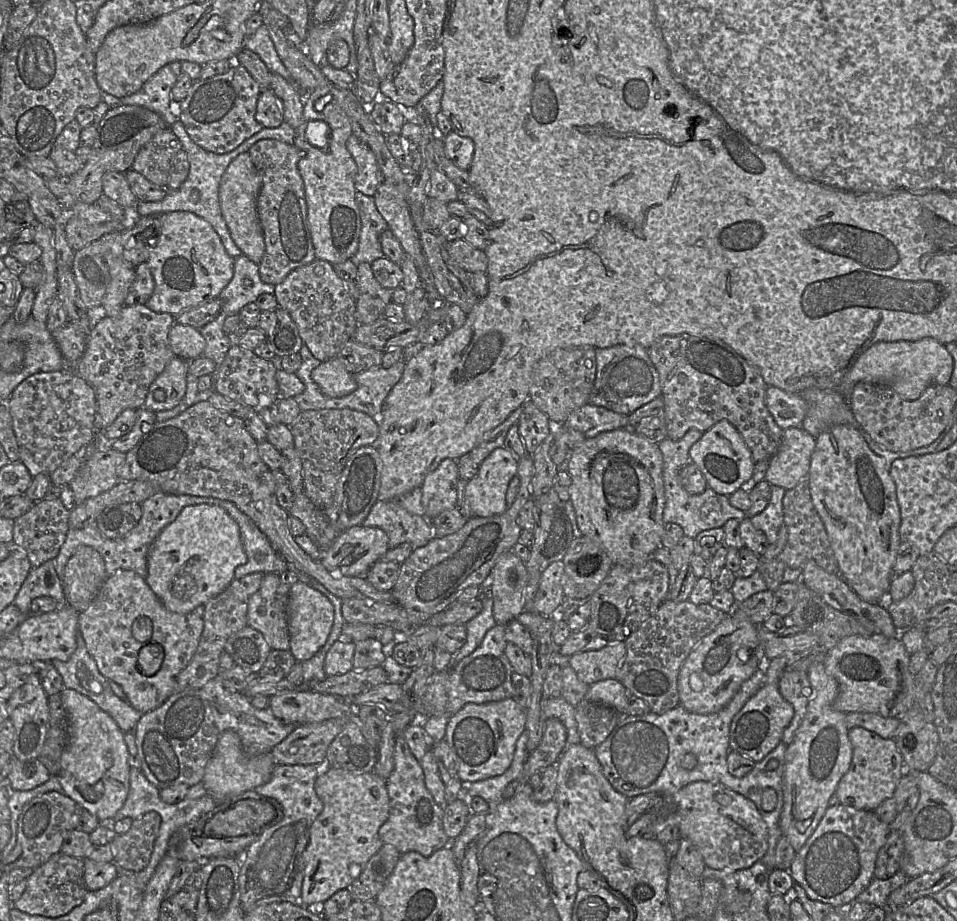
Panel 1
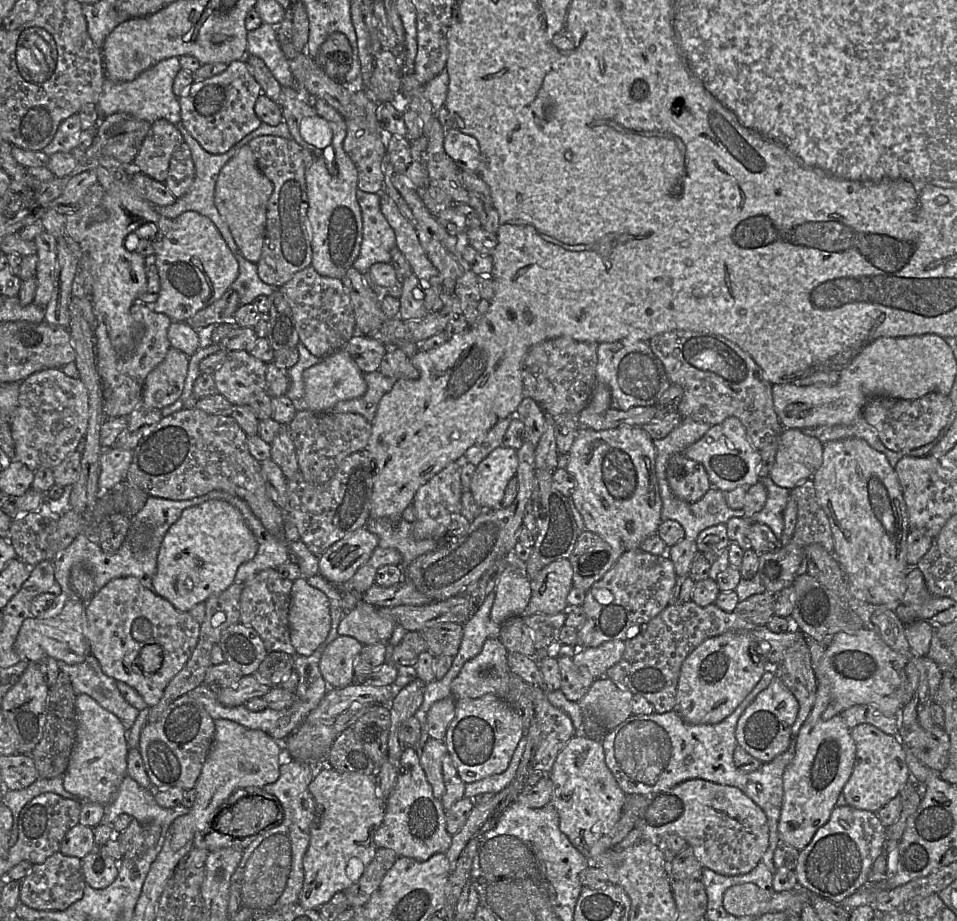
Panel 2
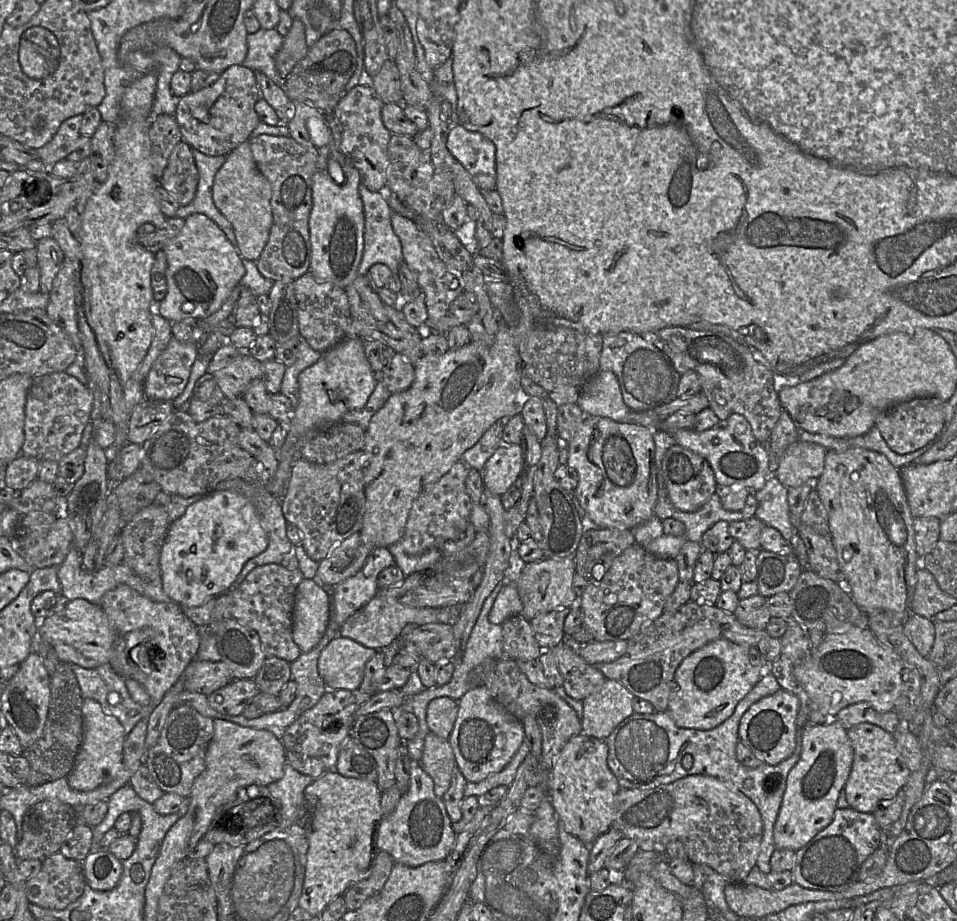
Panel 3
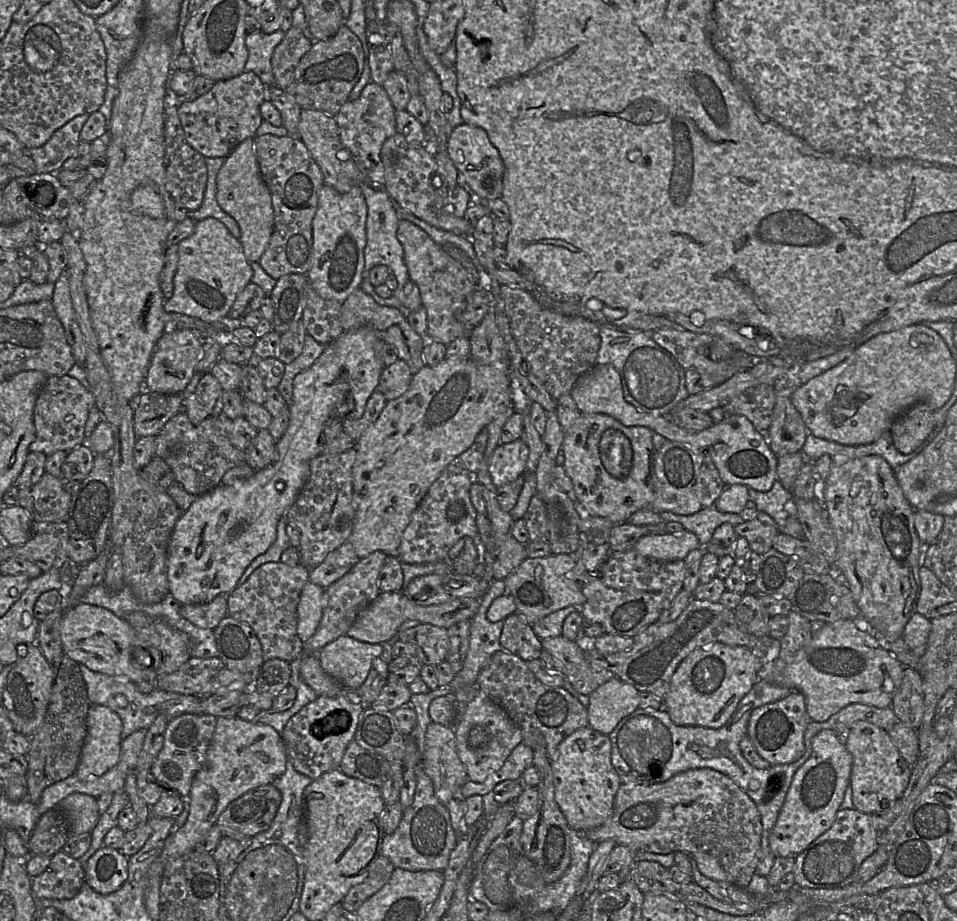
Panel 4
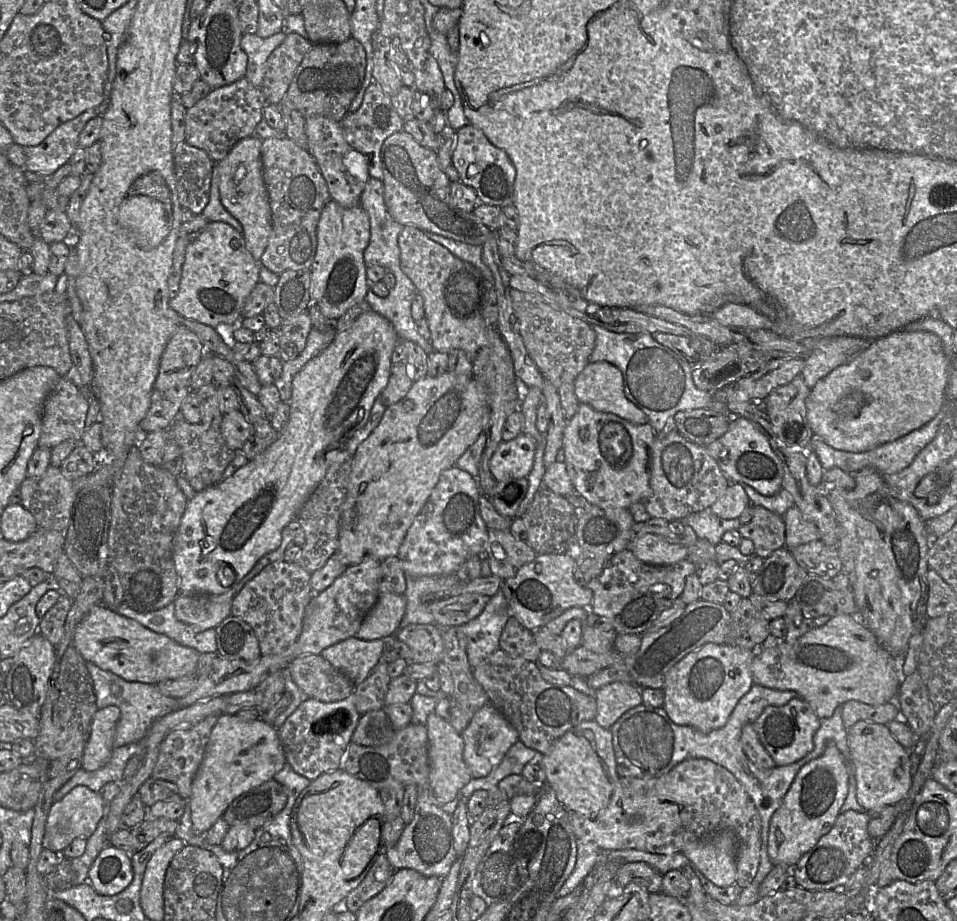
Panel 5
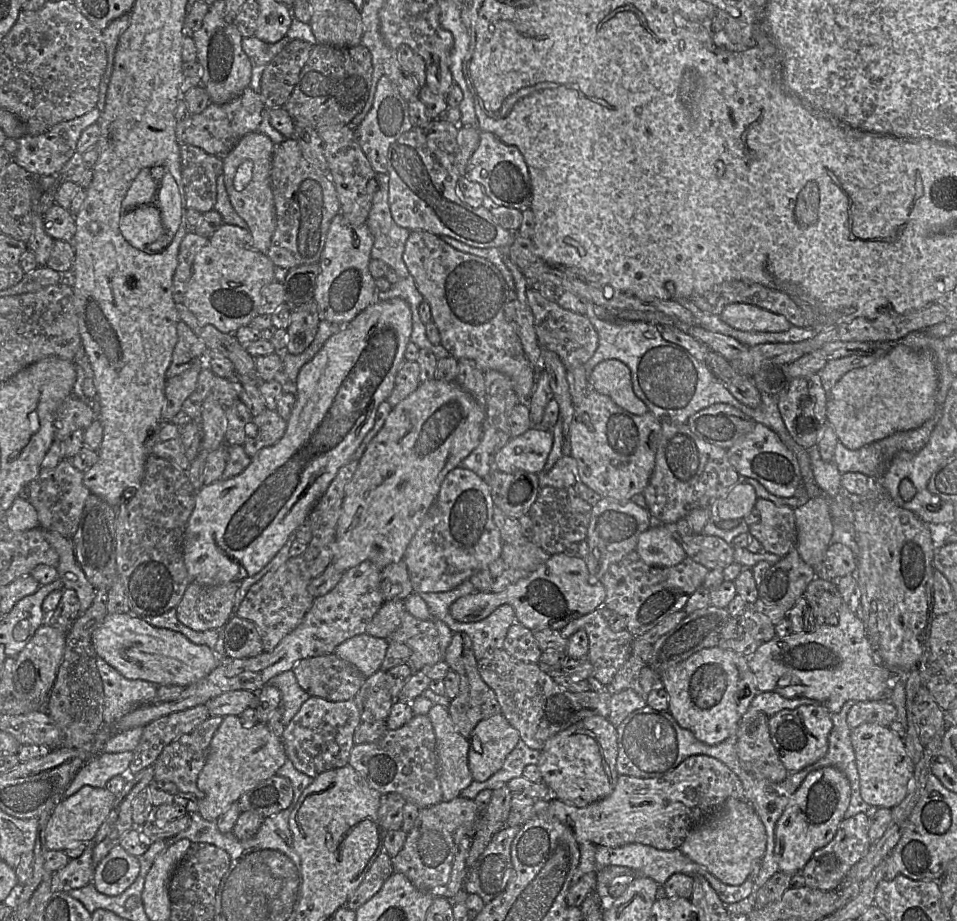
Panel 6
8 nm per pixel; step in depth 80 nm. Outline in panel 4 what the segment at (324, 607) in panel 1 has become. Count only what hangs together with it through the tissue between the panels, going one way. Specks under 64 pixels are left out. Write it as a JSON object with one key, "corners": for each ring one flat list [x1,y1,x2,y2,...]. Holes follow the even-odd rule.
{"corners":[[308,581,302,588,297,607,297,634,305,643,315,633,326,605,326,589]]}

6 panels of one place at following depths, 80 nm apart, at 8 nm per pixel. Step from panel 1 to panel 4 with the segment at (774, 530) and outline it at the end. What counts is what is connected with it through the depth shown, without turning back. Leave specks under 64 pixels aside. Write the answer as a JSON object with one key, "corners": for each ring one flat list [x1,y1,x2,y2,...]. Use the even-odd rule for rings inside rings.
{"corners":[[778,479,769,491,759,492,748,488,748,494,749,499,755,503,757,511,771,516,779,528,784,527,789,516,797,517,793,495,782,486]]}

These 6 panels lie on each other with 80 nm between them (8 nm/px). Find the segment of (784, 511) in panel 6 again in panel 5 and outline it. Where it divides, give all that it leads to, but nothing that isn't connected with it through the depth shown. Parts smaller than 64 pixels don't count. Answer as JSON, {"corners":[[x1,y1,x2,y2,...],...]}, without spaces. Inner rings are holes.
{"corners":[[753,506,753,516,749,523,741,525,737,531,742,538,750,539,754,544,754,553,765,559,775,550,786,547,786,527,783,516,762,506]]}

